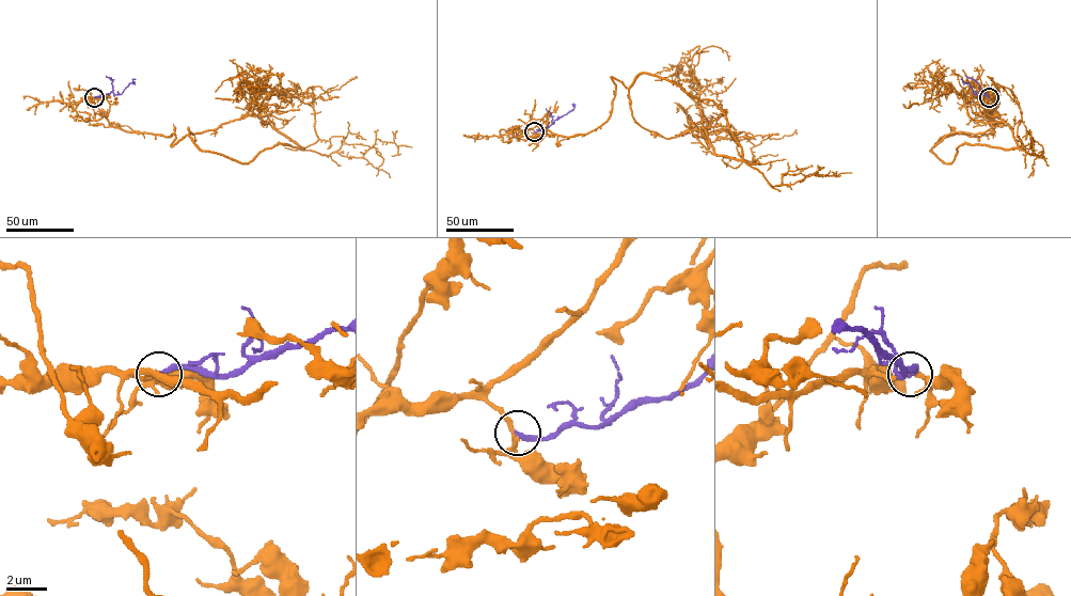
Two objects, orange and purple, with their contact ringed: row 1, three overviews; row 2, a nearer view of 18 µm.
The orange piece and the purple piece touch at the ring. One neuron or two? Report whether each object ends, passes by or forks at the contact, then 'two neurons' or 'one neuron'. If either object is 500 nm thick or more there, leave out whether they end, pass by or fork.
orange forks there; purple ends there; two neurons

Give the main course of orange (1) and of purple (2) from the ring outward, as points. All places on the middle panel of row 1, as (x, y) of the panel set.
1: (534, 131), (550, 112), (555, 135), (600, 126), (613, 77), (641, 126), (699, 130), (772, 186), (852, 173)
2: (534, 131), (549, 127), (575, 104)

